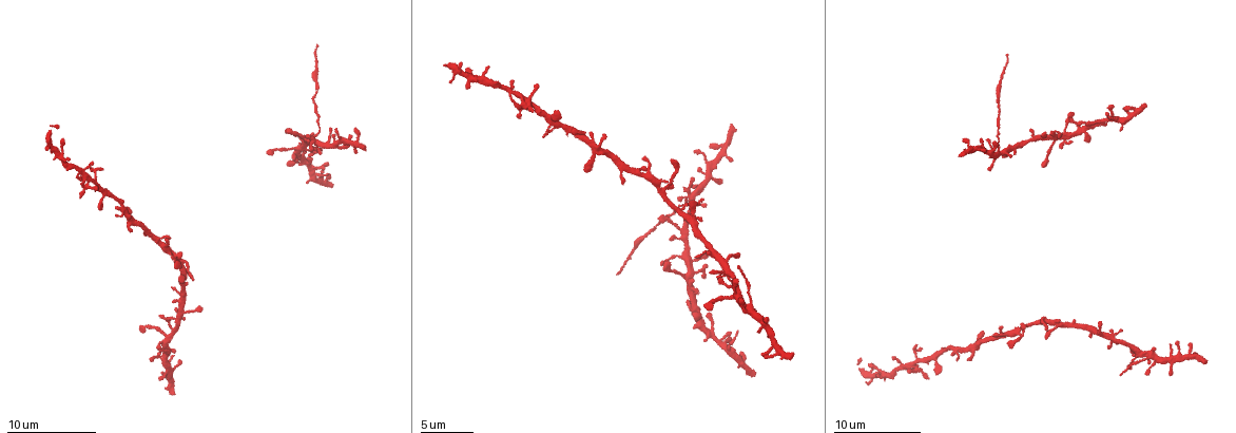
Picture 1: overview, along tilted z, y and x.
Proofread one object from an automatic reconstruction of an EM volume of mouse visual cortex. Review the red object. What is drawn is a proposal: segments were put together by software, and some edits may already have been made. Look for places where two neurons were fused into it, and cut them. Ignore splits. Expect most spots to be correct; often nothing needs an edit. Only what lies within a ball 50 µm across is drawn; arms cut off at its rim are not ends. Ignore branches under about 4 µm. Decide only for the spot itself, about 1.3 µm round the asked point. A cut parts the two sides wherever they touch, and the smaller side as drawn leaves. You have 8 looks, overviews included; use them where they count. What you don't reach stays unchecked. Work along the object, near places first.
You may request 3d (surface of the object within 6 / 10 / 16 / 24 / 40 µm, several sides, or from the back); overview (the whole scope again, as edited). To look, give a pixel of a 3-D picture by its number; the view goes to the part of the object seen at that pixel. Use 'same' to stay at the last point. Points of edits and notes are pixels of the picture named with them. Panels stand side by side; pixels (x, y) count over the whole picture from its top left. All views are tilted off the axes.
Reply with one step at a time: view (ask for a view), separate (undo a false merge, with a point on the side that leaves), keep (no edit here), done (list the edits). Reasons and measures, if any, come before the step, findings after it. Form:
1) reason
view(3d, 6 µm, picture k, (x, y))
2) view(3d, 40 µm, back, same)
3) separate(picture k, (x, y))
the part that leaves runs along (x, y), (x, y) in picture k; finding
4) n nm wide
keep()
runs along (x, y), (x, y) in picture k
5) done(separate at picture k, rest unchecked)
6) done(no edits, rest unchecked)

four arms meet
view(3d, 16 µm, picture 1, (689, 277))

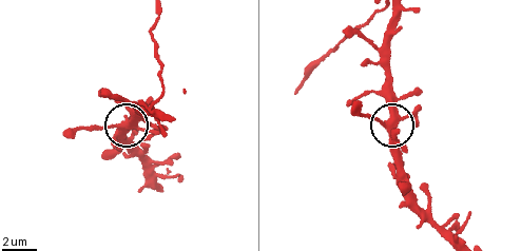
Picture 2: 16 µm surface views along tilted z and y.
400 nm wide
keep()
continuous, no second neuron

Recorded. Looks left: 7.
three arms meet
view(3d, 16 µm, picture 1, (684, 200))

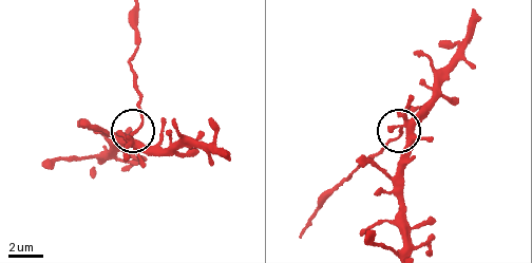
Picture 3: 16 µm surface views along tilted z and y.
250 nm wide
keep()
one neuron here

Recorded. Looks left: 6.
three arms meet
view(3d, 10 µm, picture 1, (1044, 317))

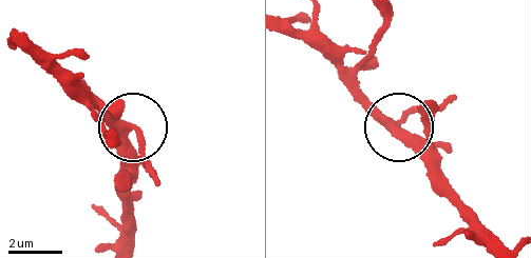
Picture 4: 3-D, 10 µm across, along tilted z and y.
300 nm wide
keep()
all the same neuron

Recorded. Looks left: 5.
thick turns thin
view(3d, 10 µm, picture 1, (941, 350))

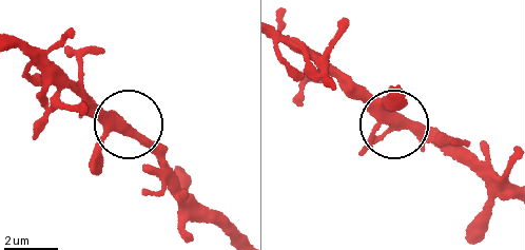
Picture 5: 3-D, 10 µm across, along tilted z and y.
other side
view(3d, 10 µm, back, picture 5, (134, 135))

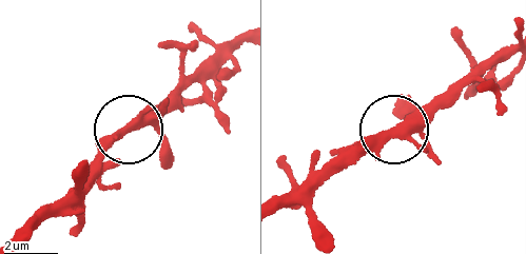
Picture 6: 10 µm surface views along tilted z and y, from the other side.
keep()
runs along (281, 193), (350, 164), (398, 129), (448, 104) in picture 6; all the same neuron

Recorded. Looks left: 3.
done(no edits, rest unchecked)

